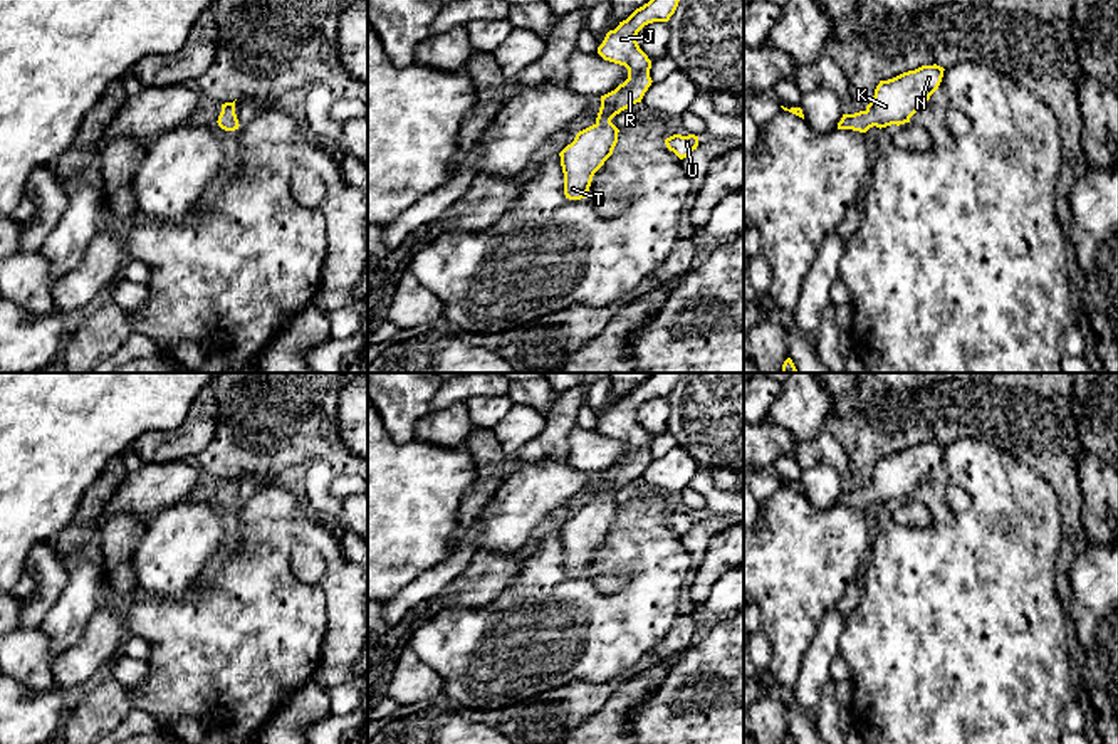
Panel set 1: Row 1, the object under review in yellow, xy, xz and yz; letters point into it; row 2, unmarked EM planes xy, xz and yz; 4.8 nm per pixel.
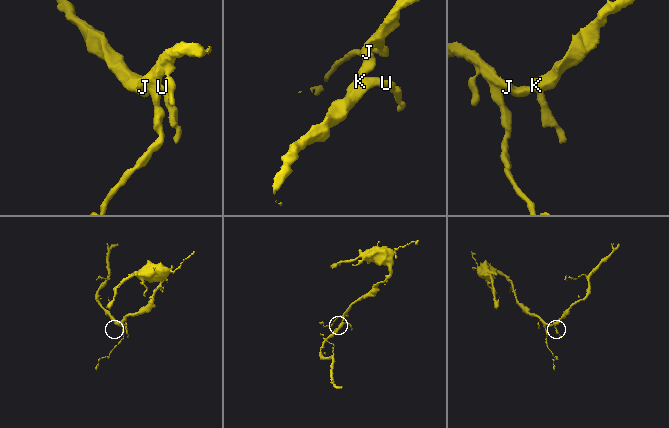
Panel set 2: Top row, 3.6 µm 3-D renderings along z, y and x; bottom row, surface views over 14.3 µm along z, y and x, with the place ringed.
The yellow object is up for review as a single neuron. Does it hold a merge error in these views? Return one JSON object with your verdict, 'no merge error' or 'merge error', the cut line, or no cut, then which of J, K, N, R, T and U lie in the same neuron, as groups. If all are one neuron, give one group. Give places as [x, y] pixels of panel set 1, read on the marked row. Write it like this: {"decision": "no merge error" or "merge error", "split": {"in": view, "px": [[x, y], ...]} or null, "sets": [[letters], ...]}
{"decision": "no merge error", "split": null, "sets": [["J", "K", "N", "R", "T", "U"]]}

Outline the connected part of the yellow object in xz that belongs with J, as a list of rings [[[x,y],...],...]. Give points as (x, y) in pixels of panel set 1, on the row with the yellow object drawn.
[[[650,0],[636,8],[626,20],[609,30],[598,47],[598,54],[609,62],[624,65],[628,79],[614,91],[601,96],[596,123],[579,131],[561,153],[564,173],[564,195],[569,200],[588,196],[594,173],[613,155],[619,129],[611,119],[621,111],[641,102],[651,86],[651,60],[636,42],[638,32],[653,22],[668,22],[680,0]]]

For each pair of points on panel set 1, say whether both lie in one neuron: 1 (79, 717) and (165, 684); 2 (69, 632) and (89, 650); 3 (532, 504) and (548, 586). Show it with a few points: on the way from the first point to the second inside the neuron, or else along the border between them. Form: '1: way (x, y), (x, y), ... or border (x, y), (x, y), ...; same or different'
1: border (130, 687), (135, 706); different
2: border (101, 607), (91, 617), (84, 632), (54, 660); different
3: border (527, 541), (519, 553); different

